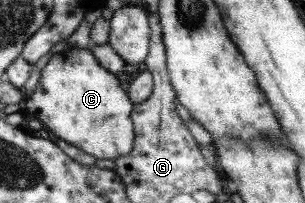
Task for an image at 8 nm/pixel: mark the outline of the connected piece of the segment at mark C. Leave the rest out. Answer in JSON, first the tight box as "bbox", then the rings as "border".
{"bbox":[24,46,134,161],"border":[[[78,46],[70,47],[68,50],[59,52],[58,54],[52,56],[52,59],[42,70],[42,78],[38,87],[35,92],[25,100],[24,107],[26,108],[28,117],[40,120],[46,129],[49,127],[49,129],[51,129],[53,133],[57,133],[61,139],[75,145],[76,147],[79,147],[80,149],[83,149],[84,151],[87,151],[87,153],[91,155],[95,155],[97,160],[107,159],[115,161],[119,157],[126,157],[127,155],[130,155],[130,152],[134,150],[134,123],[131,123],[131,109],[134,109],[133,100],[129,101],[127,93],[121,89],[121,83],[119,83],[119,79],[115,77],[115,74],[107,71],[107,68],[104,68],[102,64],[99,63],[99,60],[95,58],[95,52],[91,50],[91,46],[87,49],[83,49]]]}

